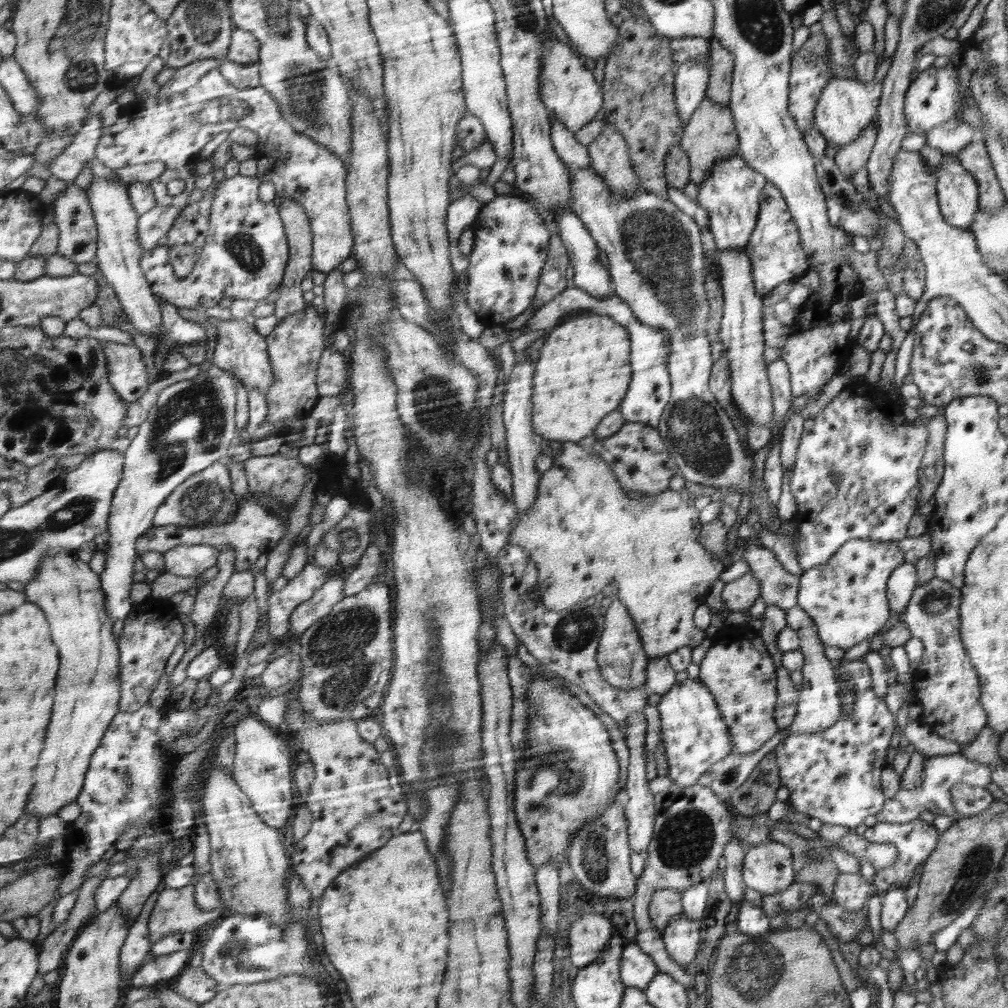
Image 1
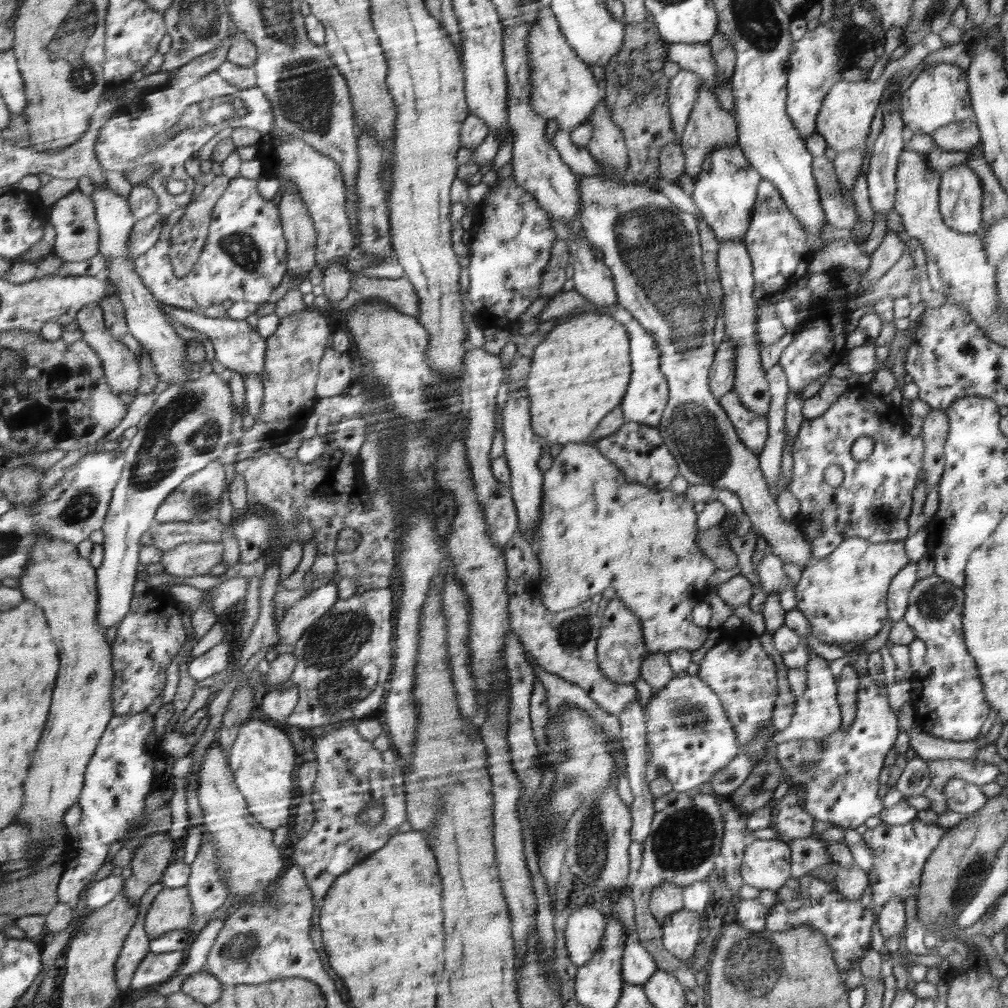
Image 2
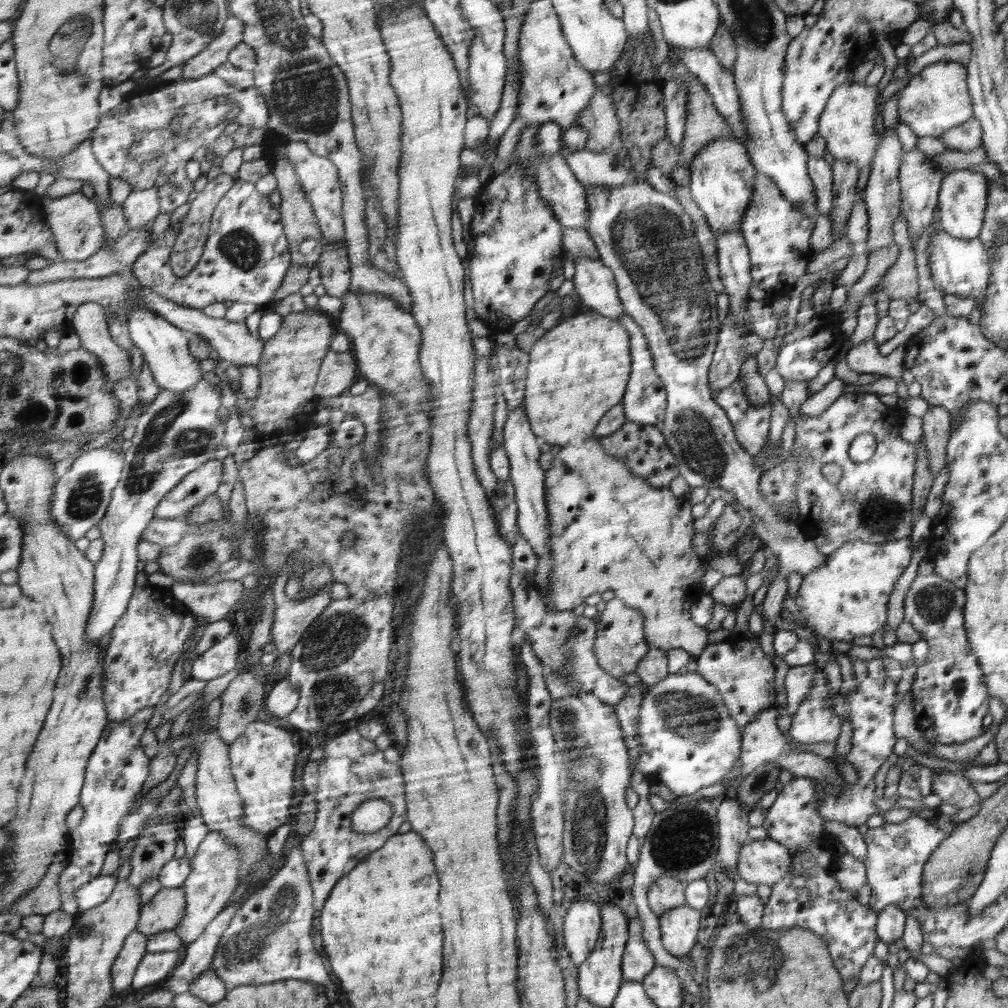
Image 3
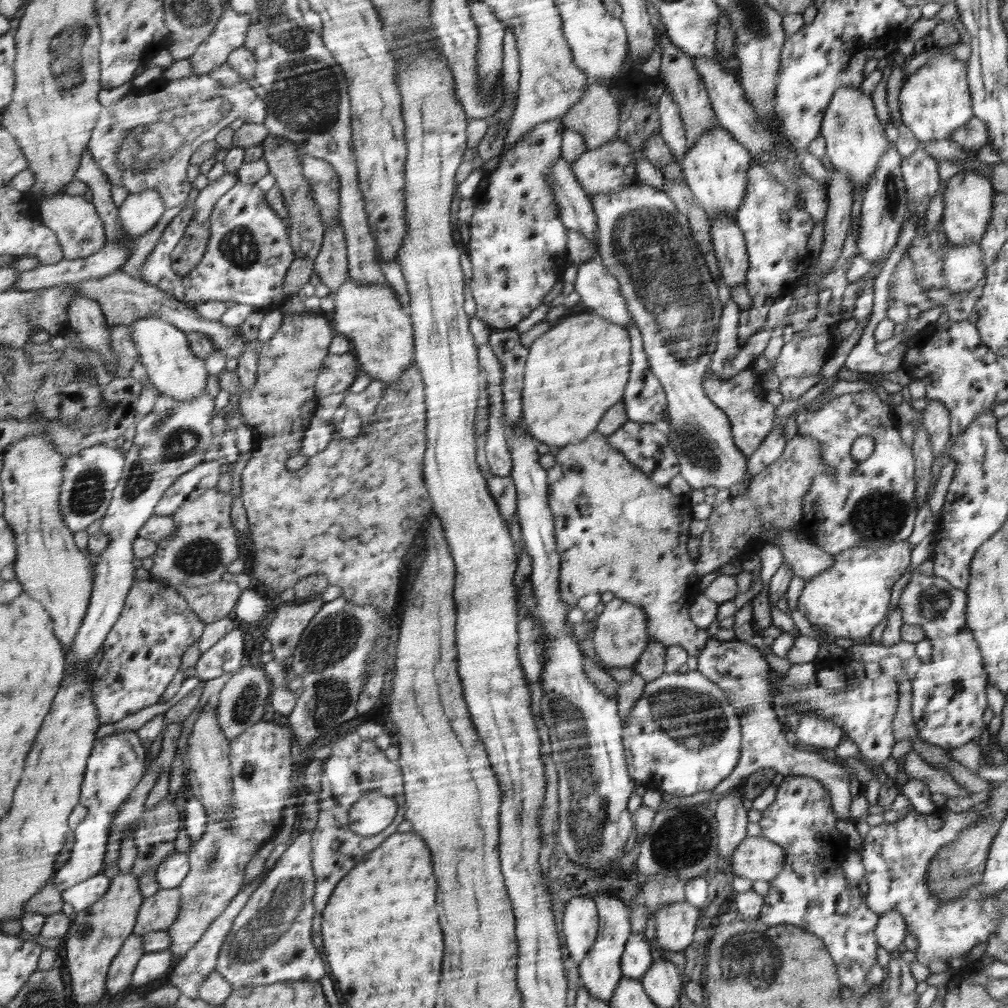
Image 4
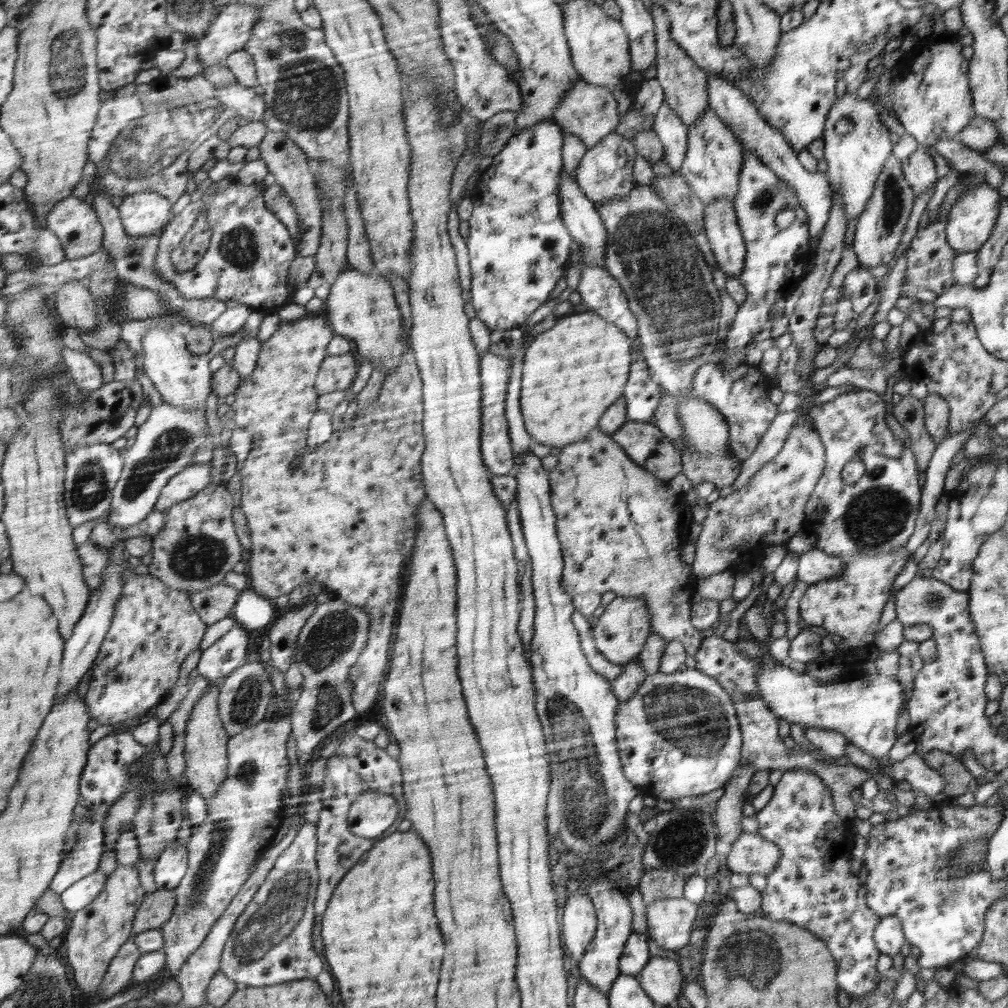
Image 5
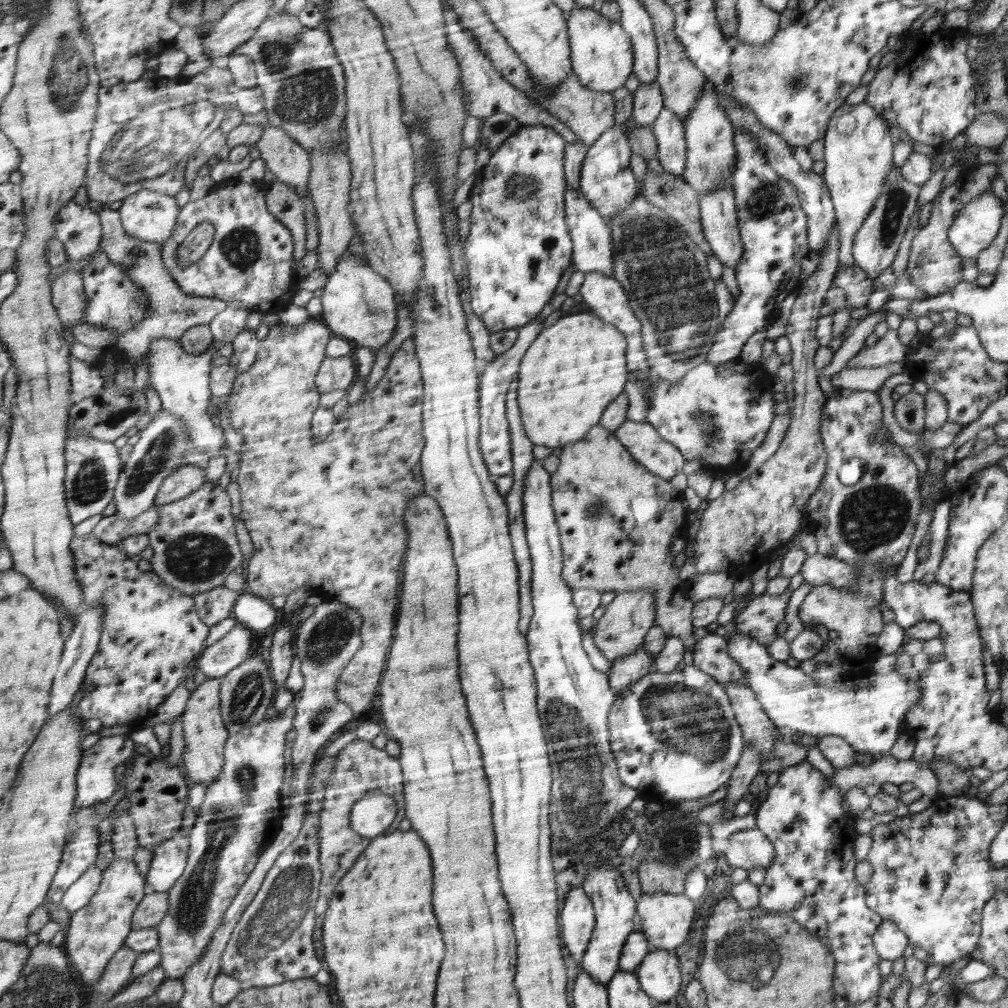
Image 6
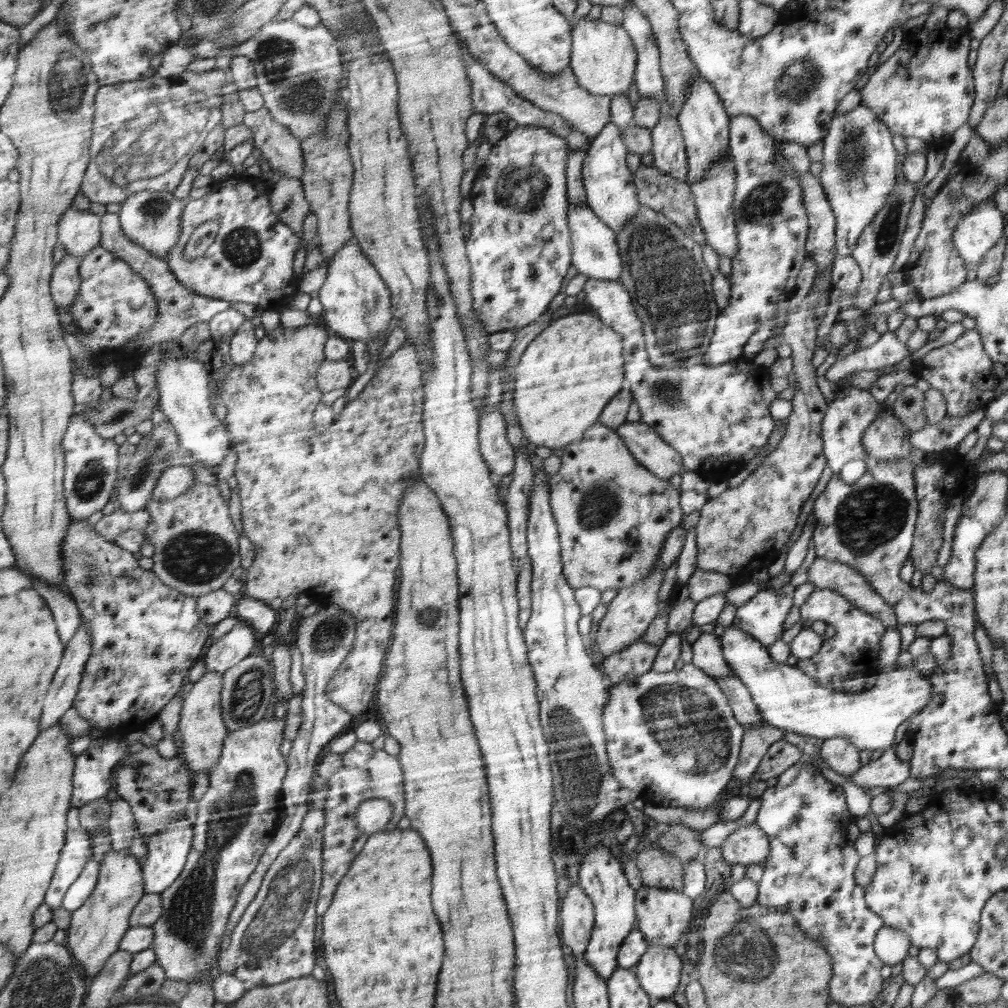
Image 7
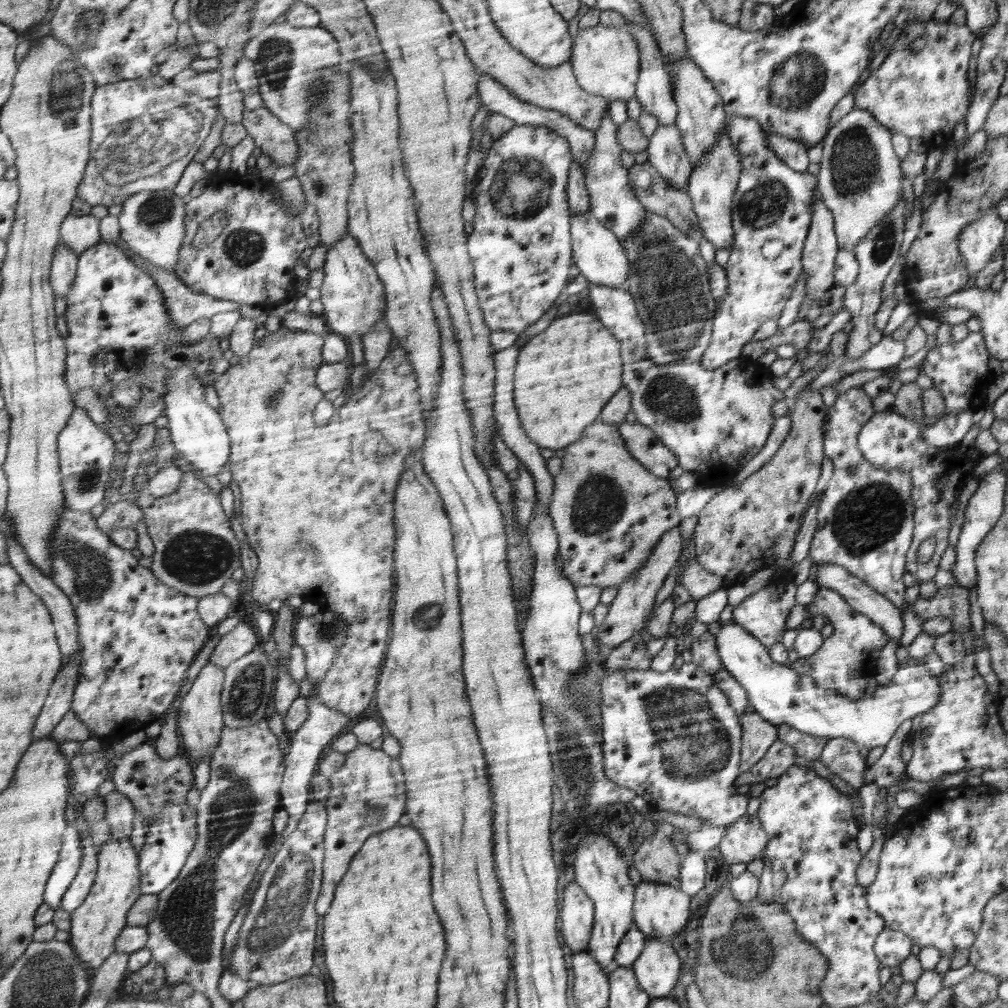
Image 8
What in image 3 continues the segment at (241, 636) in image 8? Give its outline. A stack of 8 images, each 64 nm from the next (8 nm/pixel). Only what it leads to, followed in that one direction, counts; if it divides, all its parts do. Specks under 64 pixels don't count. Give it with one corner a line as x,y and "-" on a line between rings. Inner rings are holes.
232,631
211,649
196,658
191,671
192,677
206,681
220,678
238,666
240,655
244,655
242,638
239,632

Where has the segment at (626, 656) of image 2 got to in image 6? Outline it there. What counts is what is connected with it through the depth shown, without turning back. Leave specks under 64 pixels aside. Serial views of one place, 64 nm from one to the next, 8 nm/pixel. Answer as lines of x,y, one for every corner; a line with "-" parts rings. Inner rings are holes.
645,589
620,592
611,604
606,605
604,615
596,622
595,645
610,661
633,655
643,646
646,632
656,623
656,618
656,593

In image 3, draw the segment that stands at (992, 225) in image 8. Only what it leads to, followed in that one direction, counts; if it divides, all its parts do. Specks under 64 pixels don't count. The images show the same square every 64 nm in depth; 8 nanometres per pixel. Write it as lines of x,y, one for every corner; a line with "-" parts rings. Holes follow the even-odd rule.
970,169
955,170
942,179
940,190
940,226
950,235
962,239
976,239
984,226
986,210
989,206
989,180
983,173

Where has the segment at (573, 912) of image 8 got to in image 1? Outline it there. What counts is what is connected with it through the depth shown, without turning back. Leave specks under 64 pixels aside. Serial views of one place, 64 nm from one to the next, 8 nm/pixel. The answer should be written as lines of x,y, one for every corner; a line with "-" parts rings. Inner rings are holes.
599,913
579,916
570,926
570,963
580,970
599,960
613,936
612,928
613,923

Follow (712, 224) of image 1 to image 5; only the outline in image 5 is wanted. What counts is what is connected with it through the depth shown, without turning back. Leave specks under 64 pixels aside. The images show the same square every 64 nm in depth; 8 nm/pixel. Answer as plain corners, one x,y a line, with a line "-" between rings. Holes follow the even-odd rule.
708,108
705,115
689,129
688,154
685,155
678,174
684,177
687,186
694,190
694,194
703,203
720,199
733,203
738,194
742,166
744,166
744,146
733,130

